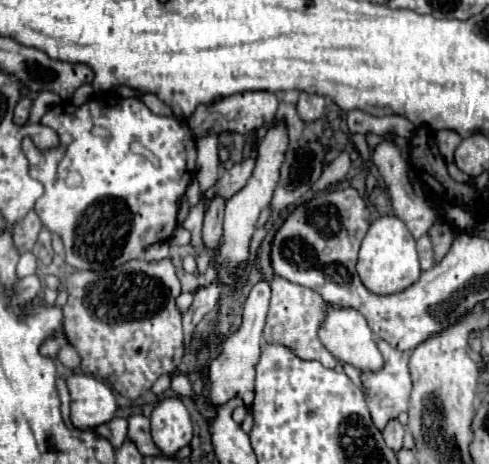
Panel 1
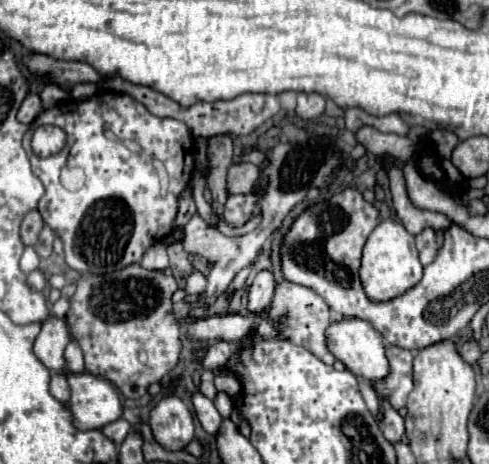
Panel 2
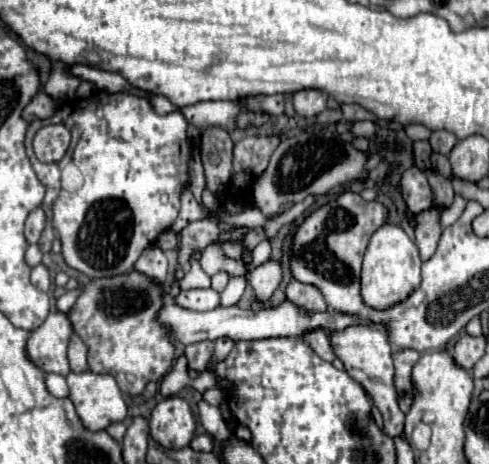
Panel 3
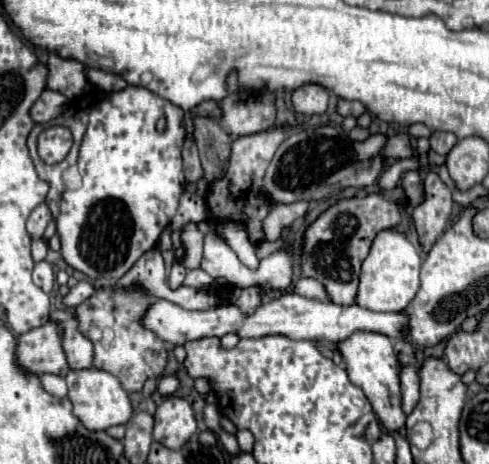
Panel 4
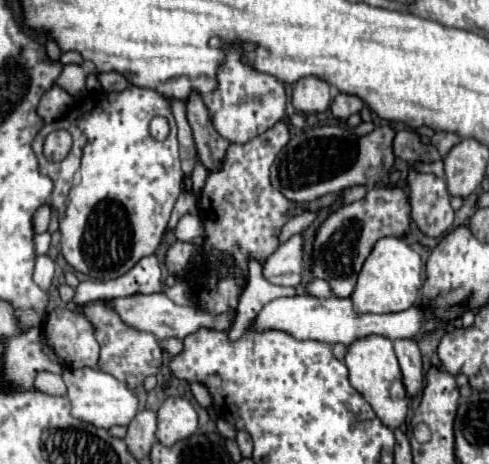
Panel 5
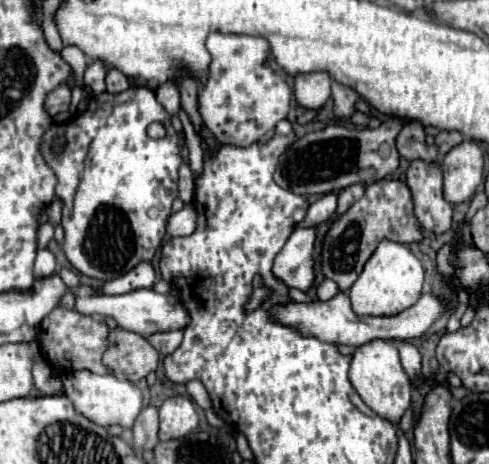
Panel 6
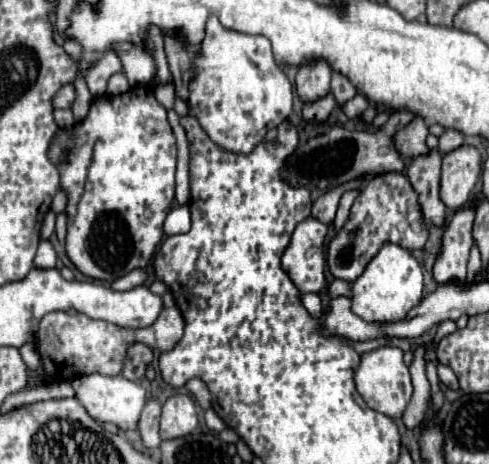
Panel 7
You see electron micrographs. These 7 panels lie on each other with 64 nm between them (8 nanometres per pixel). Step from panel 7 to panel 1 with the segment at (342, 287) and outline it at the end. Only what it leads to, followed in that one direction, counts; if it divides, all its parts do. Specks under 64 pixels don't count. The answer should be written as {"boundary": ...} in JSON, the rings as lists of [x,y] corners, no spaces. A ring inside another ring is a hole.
{"boundary":[[[274,276],[270,280],[270,288],[272,288],[272,298],[270,298],[270,312],[264,326],[264,342],[284,344],[290,352],[296,352],[296,356],[300,356],[302,360],[318,360],[326,368],[336,368],[338,360],[322,346],[316,334],[316,330],[324,320],[324,306],[326,306],[320,294],[306,286],[292,284],[280,276]]]}

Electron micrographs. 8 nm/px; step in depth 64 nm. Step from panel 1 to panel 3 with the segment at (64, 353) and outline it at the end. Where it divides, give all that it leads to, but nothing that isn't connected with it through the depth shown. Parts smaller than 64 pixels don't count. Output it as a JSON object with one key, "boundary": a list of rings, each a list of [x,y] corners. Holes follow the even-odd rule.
{"boundary":[[[72,334],[70,344],[68,344],[68,362],[70,362],[70,370],[72,372],[86,372],[88,370],[88,362],[86,362],[86,344]]]}

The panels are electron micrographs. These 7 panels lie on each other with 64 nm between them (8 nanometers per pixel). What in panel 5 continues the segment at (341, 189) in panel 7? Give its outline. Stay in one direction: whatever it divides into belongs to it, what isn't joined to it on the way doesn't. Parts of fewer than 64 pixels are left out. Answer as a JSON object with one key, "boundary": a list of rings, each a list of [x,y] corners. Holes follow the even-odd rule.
{"boundary":[[[304,212],[304,214],[300,214],[300,216],[292,218],[292,220],[288,220],[288,222],[284,224],[284,228],[280,230],[280,244],[284,244],[290,236],[294,236],[294,234],[302,232],[304,228],[308,228],[308,226],[312,224],[314,218],[316,218],[316,214],[312,214],[312,212]]]}

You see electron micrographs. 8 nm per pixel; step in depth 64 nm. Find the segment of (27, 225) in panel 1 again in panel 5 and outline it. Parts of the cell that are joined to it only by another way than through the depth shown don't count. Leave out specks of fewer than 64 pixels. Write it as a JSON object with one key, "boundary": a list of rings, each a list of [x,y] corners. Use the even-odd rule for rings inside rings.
{"boundary":[[[44,204],[44,206],[40,206],[34,212],[34,216],[32,216],[32,228],[34,228],[36,234],[42,234],[42,232],[48,230],[48,224],[50,224],[50,206]]]}

